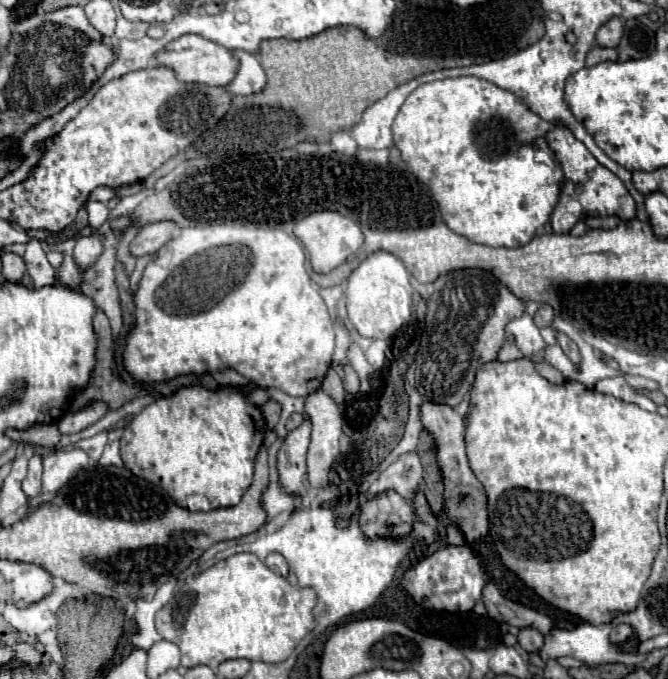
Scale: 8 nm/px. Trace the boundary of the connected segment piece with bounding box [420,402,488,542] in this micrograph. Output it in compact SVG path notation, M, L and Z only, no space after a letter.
M436 402L420 404L420 420L426 430L432 432L438 444L438 462L444 476L444 508L448 518L464 532L468 542L474 542L488 532L488 510L486 510L486 492L478 482L474 472L468 466L466 450L464 450L464 418L456 412L456 408Z

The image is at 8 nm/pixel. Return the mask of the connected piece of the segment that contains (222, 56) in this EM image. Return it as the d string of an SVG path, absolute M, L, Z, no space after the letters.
M182 36L174 42L170 42L160 54L158 54L158 64L168 66L176 72L180 82L200 82L208 86L228 86L234 80L234 74L238 72L238 58L234 58L232 50L228 50L222 44L210 42L202 36Z

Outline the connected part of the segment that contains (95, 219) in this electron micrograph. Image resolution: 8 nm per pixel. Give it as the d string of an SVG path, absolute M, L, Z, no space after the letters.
M88 202L86 204L88 206L88 216L90 216L90 226L92 228L100 228L104 222L106 222L106 218L108 218L108 206L106 204L102 204L102 202Z

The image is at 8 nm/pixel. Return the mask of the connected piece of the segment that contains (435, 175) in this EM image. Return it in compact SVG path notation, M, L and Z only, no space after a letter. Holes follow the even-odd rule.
M464 76L464 78L444 78L444 80L434 80L428 84L418 86L402 104L394 124L392 124L392 134L394 134L394 146L400 150L402 160L410 166L412 174L424 182L432 196L438 202L440 214L444 218L444 222L450 226L450 230L464 234L468 240L478 242L478 244L486 244L486 246L524 246L526 242L530 242L530 238L536 234L538 228L542 228L548 220L550 220L550 212L558 202L558 194L560 194L560 182L562 182L562 172L554 170L550 166L542 166L536 164L536 148L544 148L544 134L548 132L550 122L542 120L538 114L530 112L514 94L498 88L496 84L476 78L476 76ZM522 134L540 134L534 142L530 144L522 144Z

